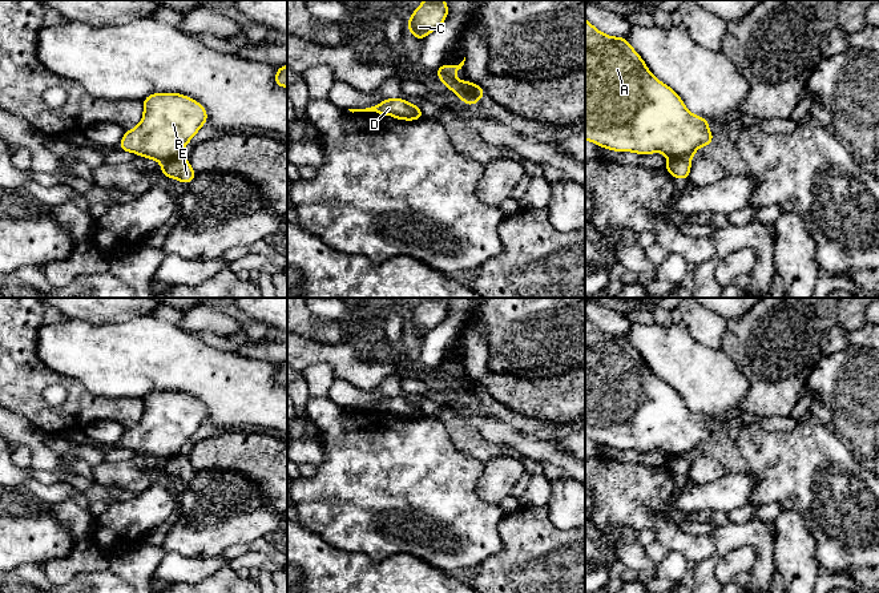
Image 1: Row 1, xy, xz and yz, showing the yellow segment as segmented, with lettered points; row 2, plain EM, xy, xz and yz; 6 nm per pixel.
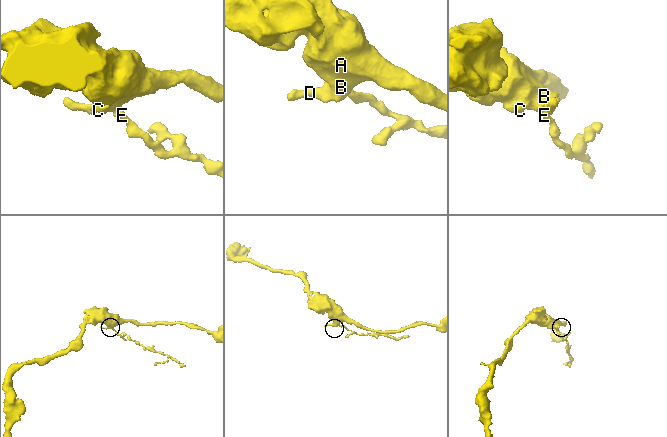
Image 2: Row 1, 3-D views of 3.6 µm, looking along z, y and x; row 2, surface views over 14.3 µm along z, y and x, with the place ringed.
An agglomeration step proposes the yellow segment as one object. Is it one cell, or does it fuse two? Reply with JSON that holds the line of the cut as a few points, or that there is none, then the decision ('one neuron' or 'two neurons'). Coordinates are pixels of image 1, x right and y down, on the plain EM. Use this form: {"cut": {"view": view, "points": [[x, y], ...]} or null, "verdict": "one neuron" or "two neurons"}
{"cut": {"view": "yz", "points": [[689, 455], [669, 458]]}, "verdict": "two neurons"}

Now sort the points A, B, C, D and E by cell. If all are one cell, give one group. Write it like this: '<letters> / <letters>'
A B C D / E

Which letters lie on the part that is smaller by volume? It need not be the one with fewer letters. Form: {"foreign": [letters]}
{"foreign": ["E"]}

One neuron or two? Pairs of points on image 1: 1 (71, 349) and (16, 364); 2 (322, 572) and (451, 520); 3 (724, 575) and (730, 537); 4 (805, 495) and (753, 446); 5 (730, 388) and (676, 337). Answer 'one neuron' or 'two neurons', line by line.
1: two neurons
2: two neurons
3: two neurons
4: one neuron
5: one neuron

